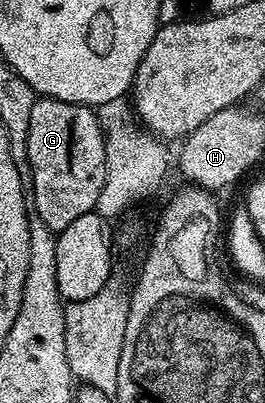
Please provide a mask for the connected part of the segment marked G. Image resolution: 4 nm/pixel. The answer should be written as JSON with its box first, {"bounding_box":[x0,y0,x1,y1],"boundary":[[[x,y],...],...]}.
{"bounding_box":[29,97,107,233],"boundary":[[[39,97],[29,115],[29,167],[33,167],[30,200],[37,203],[41,223],[60,233],[73,219],[95,209],[105,187],[107,143],[99,114],[92,106]]]}

